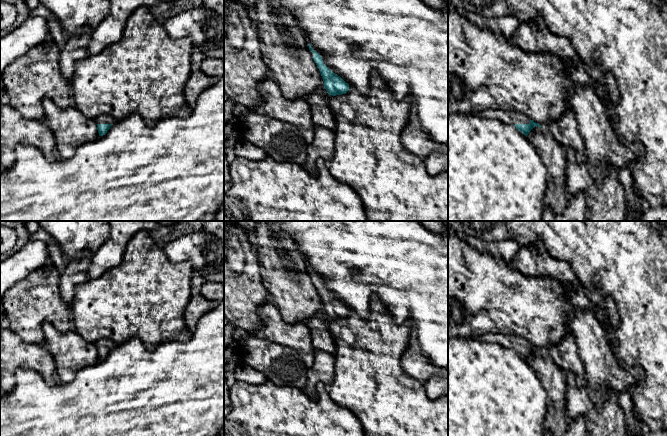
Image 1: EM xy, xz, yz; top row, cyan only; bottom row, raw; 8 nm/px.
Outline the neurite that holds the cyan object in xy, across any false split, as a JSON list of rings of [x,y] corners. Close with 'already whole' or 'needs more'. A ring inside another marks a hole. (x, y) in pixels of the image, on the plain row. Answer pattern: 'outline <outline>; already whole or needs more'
outline [[[100,339],[96,341],[95,346],[97,348],[97,354],[99,357],[99,360],[103,360],[107,357],[107,355],[110,353],[110,351],[113,349],[116,344],[108,339]]]; needs more

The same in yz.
outline [[[491,331],[483,335],[472,336],[472,338],[480,339],[489,343],[497,343],[505,348],[514,349],[526,361],[534,351],[543,351],[524,338],[513,335],[506,335],[499,332]]]; needs more

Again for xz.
outline [[[307,264],[307,271],[320,295],[327,317],[332,320],[346,318],[349,315],[348,307],[325,287],[322,277],[318,275],[309,264]]]; needs more

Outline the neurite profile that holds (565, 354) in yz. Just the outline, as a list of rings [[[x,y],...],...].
[[[572,334],[566,335],[560,343],[545,351],[564,372],[574,373],[580,387],[585,384],[584,363]]]

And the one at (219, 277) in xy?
[[[224,271],[217,274],[204,274],[202,272],[200,272],[200,274],[205,278],[206,281],[224,283]]]

